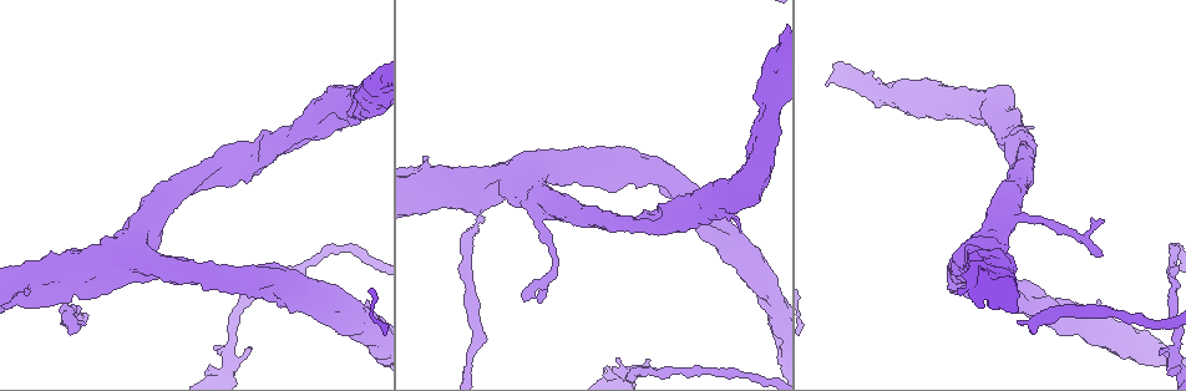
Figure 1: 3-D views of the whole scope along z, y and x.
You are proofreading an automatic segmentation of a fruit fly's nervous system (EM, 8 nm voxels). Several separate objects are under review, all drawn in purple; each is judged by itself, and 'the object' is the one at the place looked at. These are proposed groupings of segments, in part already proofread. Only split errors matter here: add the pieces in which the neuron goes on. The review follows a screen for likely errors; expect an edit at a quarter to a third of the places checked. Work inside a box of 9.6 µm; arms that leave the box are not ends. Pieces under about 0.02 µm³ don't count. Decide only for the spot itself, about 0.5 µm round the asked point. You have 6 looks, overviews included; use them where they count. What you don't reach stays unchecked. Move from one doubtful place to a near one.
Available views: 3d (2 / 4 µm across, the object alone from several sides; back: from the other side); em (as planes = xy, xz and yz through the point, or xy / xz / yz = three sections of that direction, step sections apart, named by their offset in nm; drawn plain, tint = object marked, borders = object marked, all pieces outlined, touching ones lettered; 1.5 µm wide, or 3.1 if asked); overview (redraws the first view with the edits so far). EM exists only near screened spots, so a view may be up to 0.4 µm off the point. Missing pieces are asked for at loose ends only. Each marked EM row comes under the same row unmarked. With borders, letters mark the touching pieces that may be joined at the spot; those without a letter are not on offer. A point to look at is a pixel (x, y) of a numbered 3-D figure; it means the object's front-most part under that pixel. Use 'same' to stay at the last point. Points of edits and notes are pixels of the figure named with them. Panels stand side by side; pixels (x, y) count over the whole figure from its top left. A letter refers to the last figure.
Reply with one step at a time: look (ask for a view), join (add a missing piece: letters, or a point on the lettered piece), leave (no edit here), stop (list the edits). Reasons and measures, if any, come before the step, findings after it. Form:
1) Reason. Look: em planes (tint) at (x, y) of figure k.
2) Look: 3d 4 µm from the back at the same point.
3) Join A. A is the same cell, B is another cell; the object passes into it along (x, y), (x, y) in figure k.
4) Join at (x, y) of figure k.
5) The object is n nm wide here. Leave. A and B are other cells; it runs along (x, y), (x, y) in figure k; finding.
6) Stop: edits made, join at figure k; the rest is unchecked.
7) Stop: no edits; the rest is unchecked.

Look: em yz step 8 (tint) at (1033, 127) of figure 1.

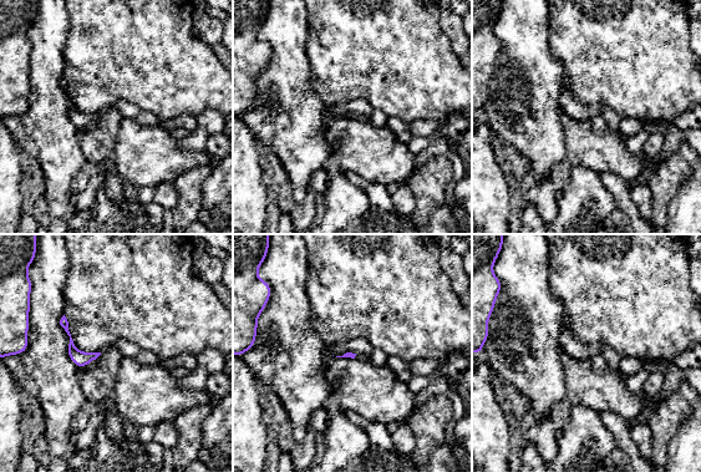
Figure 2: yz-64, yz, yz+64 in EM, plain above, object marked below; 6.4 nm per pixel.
Another direction. Look: em planes (borders) at the same point.

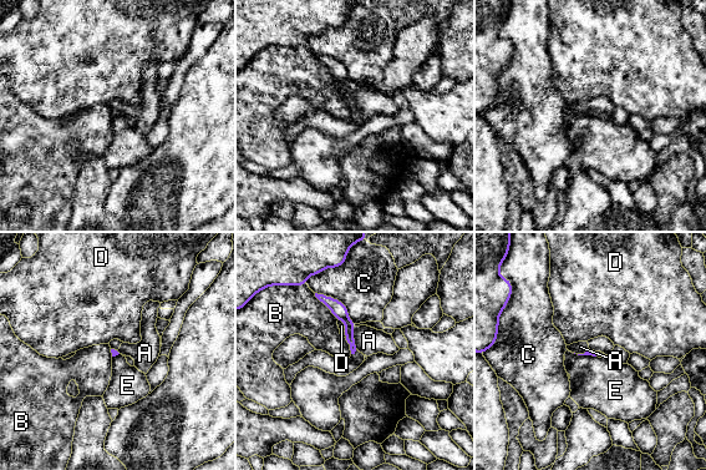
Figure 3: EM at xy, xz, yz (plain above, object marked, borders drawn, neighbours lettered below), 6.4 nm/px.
Leave. A, B, C, D and E are other cells; it runs along (323, 298), (349, 323), (351, 343) in figure 3; no lettered piece goes on from it.

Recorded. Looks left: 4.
Branch stops here. Look: em yz step 4 (borders) at (251, 349) of figure 1.

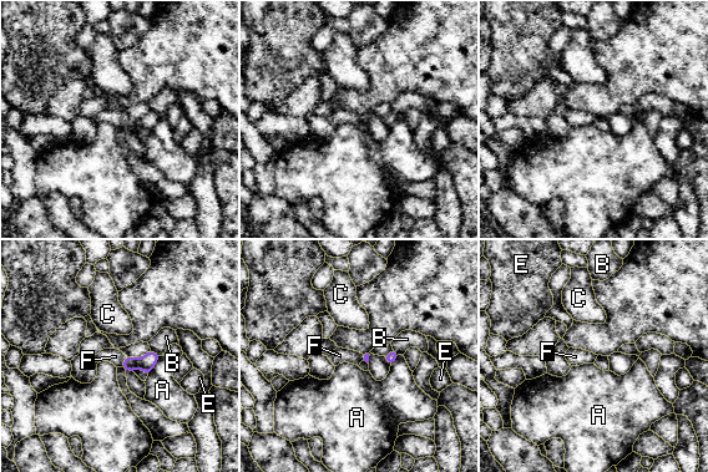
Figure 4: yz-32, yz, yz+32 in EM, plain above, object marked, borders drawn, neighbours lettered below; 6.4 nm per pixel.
The longest contact is with A, 160 nm. Join at (115, 356) of figure 4. F is the same cell, A, B, C and E are other cells; the object passes into it along (147, 361), (124, 361), (115, 356) in figure 4; it goes on there.

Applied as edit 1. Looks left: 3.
Redraw. Look: overview.

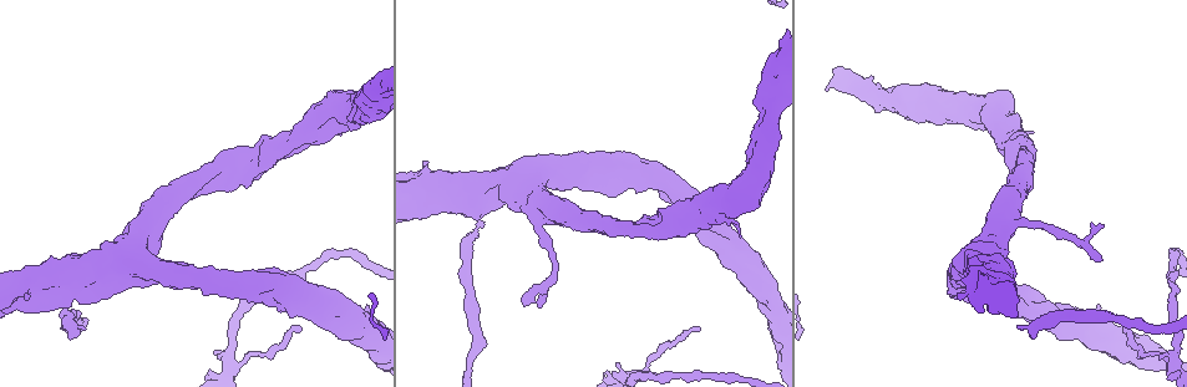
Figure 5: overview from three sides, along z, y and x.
An open end. Look: em planes (borders) at (525, 301) of figure 5.

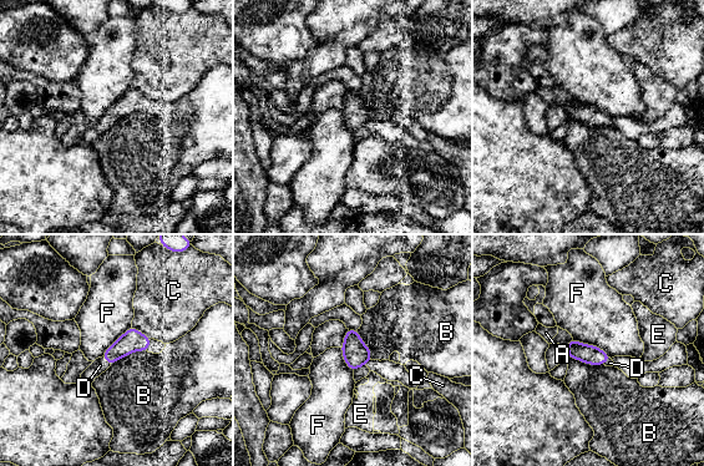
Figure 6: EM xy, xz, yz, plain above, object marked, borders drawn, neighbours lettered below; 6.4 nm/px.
The longest contact is with F, 300 nm. Join at (100, 365) of figure 6. D is the same cell, A, B, C, E and F are other cells; the object passes into it along (132, 340), (106, 360), (100, 365) in figure 6; the neuron continues.

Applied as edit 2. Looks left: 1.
Stop: edits made, join at figure 4, join at figure 6; the rest is unchecked.

